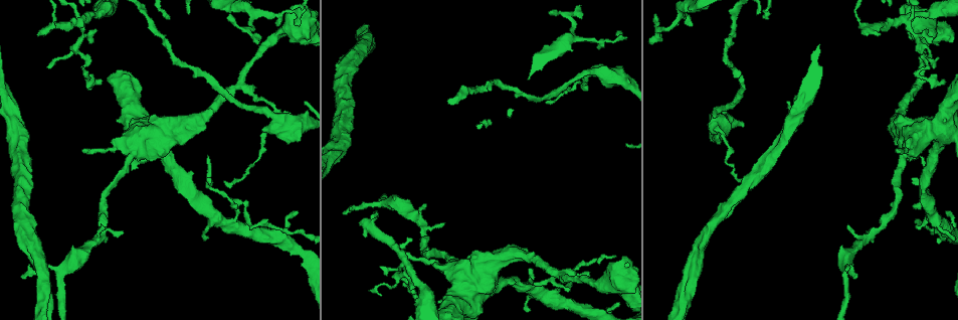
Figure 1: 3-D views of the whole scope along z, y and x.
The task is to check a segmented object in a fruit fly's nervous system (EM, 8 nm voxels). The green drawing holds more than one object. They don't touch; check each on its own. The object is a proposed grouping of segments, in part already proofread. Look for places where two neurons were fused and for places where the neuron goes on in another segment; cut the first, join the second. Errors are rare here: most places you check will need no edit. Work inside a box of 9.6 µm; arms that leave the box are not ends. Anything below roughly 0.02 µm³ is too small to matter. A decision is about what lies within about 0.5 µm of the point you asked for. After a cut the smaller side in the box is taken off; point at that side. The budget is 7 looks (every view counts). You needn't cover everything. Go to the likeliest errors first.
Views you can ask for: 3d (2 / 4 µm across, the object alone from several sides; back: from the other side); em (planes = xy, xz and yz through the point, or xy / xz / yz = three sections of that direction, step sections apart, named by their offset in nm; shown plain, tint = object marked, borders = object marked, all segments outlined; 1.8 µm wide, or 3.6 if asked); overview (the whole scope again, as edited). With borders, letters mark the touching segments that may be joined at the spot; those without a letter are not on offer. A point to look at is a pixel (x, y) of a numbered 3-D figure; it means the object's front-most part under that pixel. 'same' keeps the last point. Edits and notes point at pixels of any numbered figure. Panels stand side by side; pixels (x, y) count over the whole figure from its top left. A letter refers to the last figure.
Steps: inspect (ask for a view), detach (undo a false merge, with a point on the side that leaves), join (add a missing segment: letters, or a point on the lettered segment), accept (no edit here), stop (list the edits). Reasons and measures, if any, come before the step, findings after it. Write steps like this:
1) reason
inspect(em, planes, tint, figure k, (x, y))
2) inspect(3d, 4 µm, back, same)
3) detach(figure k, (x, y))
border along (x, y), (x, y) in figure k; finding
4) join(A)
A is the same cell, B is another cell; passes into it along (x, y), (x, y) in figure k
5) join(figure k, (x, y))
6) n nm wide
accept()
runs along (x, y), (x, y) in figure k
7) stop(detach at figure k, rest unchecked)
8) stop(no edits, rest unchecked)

abrupt turn
inspect(em, planes, borders, figure 1, (907, 18))

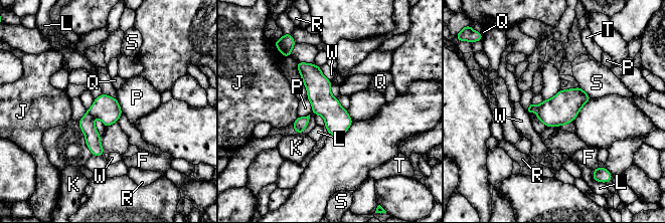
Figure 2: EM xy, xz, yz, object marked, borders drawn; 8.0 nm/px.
detach(figure 2, (105, 107))
F, J, K, L, P, Q, R, S, T and W are other cells; a second neuron is stuck on

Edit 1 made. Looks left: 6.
branch point
inspect(em, 3.6 µm, xy, step 8, borders, figure 1, (603, 74))

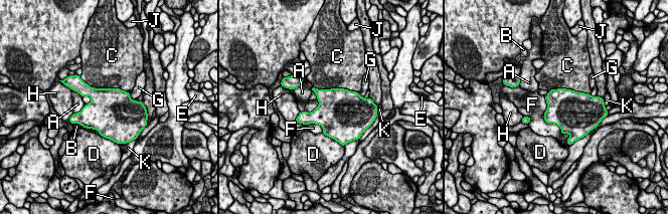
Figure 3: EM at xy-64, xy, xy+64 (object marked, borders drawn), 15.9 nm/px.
F touches over 800 nm
accept()
A, B, C, D, E, F, G, H, J and K are other cells; border along (544, 96), (543, 120), (567, 140) in figure 3; continuous, no second neuron

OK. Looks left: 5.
inspect(overview)

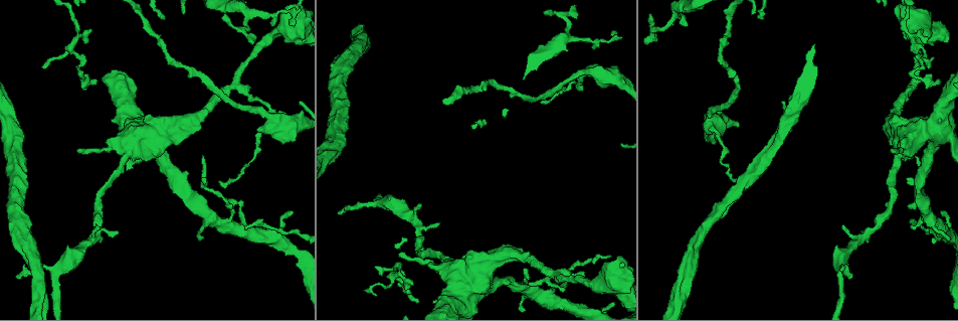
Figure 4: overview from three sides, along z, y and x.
thin neck
inspect(3d, 4 µm, back, figure 4, (546, 297))

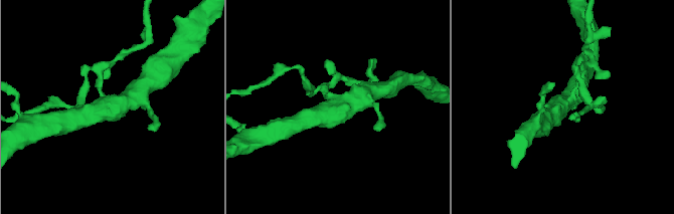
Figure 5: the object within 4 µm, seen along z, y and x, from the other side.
4 arms
inspect(em, xy, step 16, tint, figure 5, (561, 105))

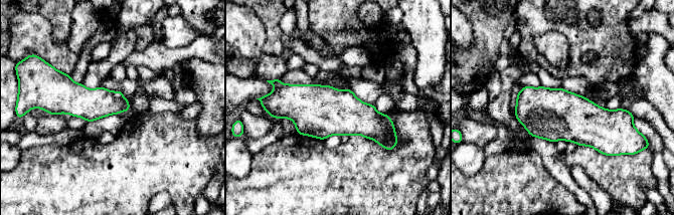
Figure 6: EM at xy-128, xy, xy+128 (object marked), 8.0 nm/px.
inspect(em, planes, borders, same)

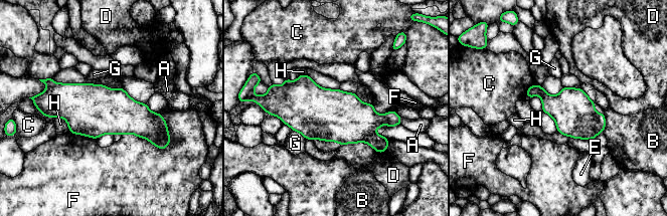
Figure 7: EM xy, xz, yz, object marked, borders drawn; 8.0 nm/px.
F touches over 420 nm
detach(figure 7, (533, 89))
A, B, C, D, E, F, G and H are other cells; border along (536, 85), (537, 94) in figure 7; a second neuron is stuck on

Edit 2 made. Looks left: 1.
stop(detach at figure 2, detach at figure 7, rest unchecked)

